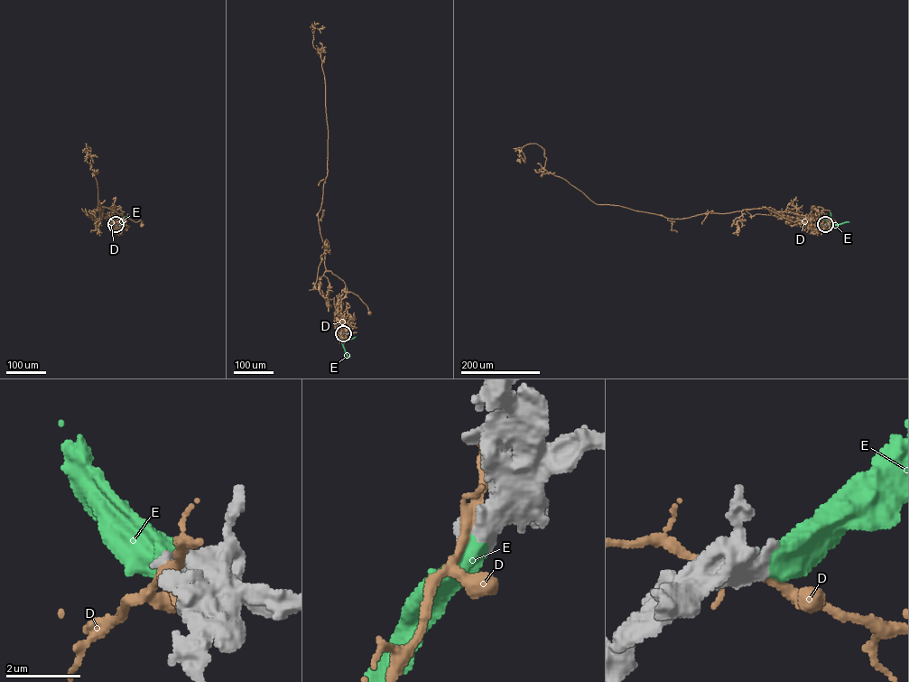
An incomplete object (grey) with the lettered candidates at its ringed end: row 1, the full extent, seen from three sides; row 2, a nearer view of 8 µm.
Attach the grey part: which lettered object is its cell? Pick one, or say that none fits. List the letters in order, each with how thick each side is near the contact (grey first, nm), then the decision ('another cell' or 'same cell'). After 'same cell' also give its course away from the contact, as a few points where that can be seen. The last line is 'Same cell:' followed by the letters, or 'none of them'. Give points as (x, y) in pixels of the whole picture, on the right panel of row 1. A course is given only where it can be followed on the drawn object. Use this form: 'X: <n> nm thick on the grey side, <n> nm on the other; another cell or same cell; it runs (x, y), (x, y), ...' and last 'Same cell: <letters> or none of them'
D: 900 nm thick on the grey side, 260 nm on the other; another cell
E: 700 nm thick on the grey side, 650 nm on the other; same cell; it runs (825, 224), (848, 222)
Same cell: E

